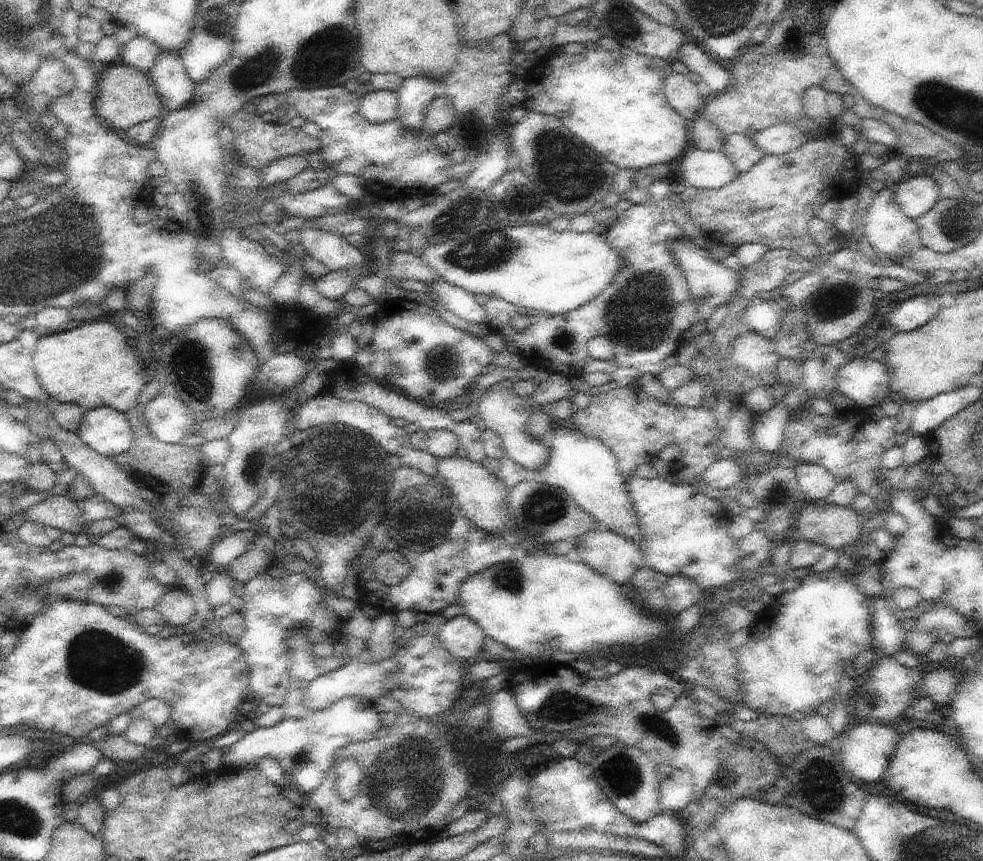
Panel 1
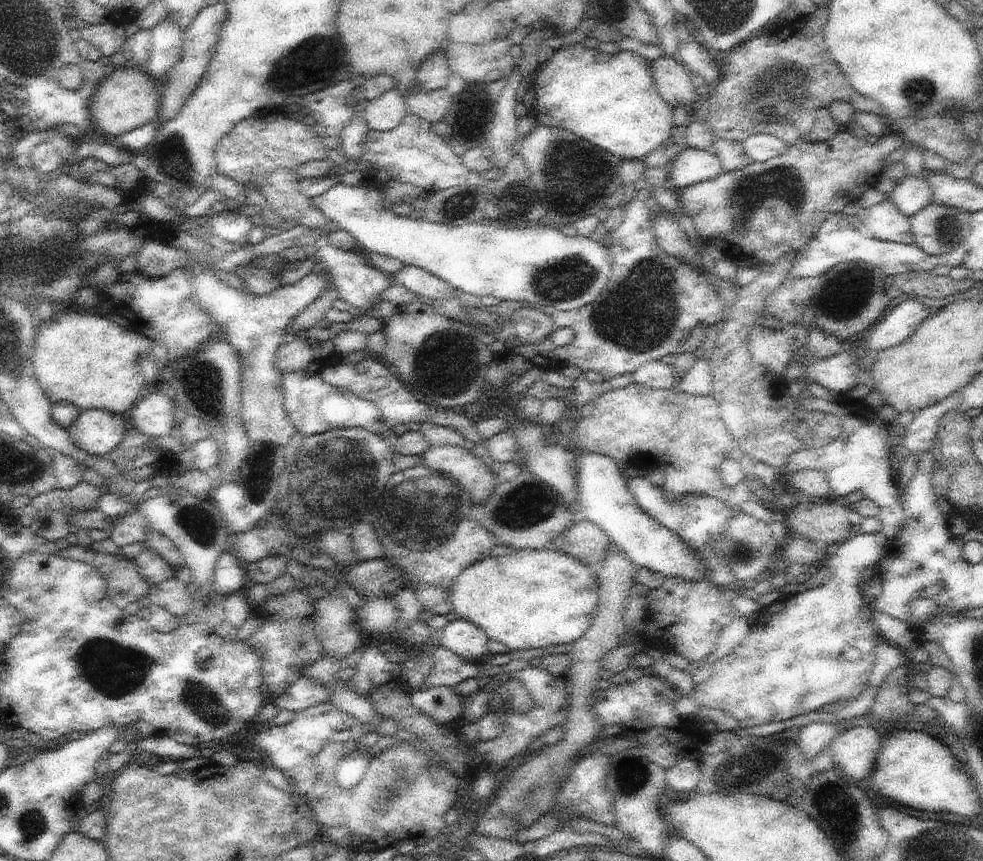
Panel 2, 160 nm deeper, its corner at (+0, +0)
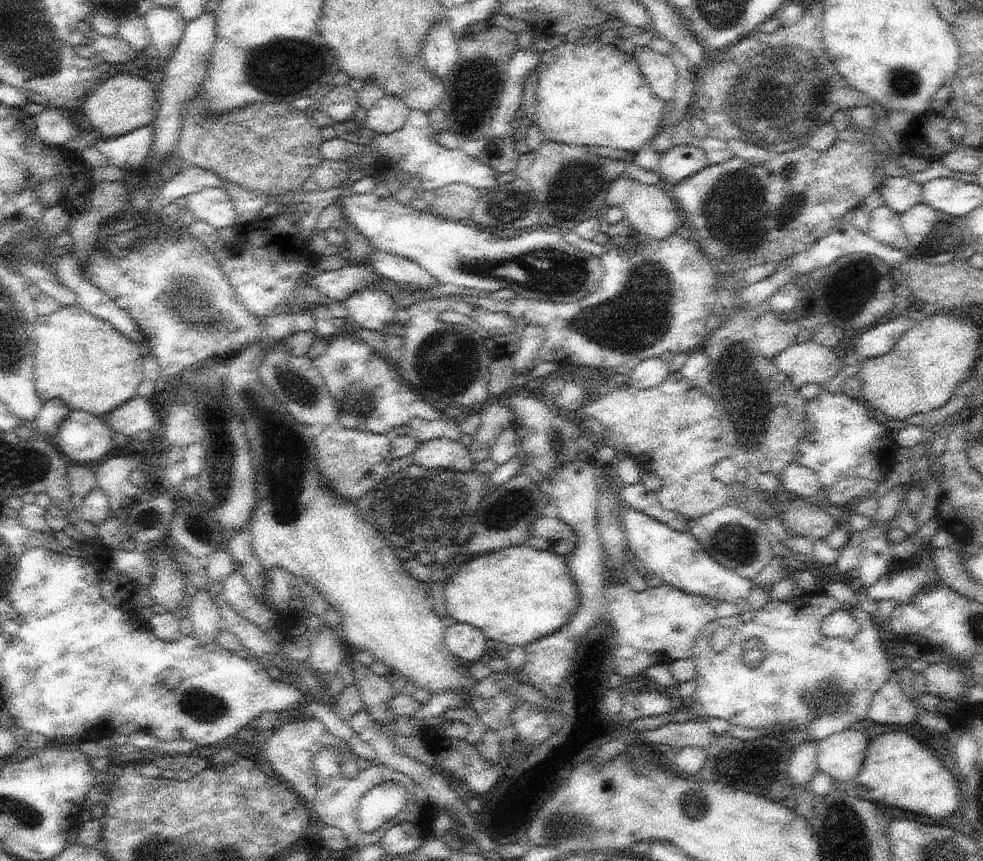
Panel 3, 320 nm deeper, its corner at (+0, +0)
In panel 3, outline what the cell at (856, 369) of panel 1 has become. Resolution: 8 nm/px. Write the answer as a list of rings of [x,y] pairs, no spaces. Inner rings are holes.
[[[814,340],[793,344],[783,353],[771,358],[771,361],[794,383],[797,389],[802,388],[804,384],[824,385],[827,381],[832,380],[838,371],[847,370],[844,362],[832,352],[830,347],[818,344]]]

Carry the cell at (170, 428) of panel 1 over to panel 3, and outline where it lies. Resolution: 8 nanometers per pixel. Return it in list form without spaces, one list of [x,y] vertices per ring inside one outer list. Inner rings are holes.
[[[139,394],[115,408],[104,418],[116,433],[136,437],[141,431],[159,432],[161,421],[156,416],[152,400]]]

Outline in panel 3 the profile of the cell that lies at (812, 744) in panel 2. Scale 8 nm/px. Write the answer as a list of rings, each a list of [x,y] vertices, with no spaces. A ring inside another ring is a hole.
[[[804,741],[795,748],[789,762],[790,778],[794,788],[810,786],[812,779],[819,773],[817,746],[818,741]]]

